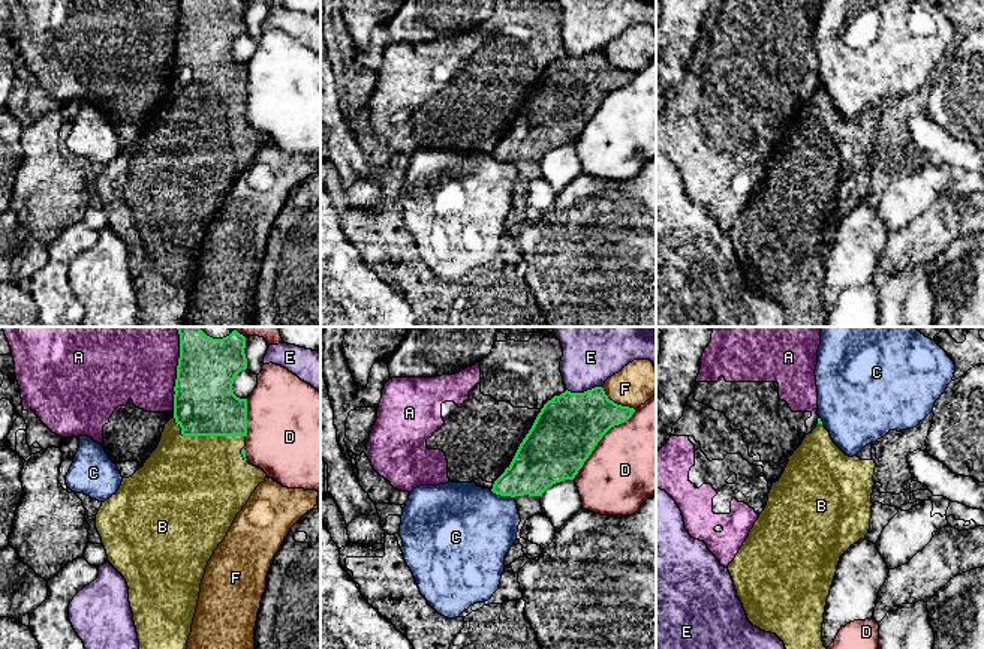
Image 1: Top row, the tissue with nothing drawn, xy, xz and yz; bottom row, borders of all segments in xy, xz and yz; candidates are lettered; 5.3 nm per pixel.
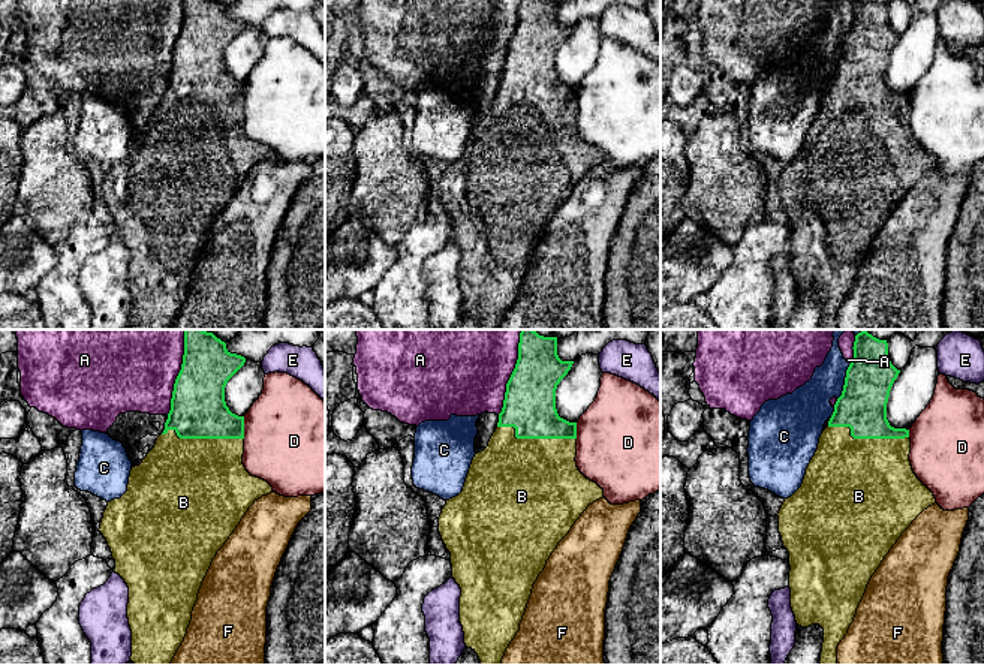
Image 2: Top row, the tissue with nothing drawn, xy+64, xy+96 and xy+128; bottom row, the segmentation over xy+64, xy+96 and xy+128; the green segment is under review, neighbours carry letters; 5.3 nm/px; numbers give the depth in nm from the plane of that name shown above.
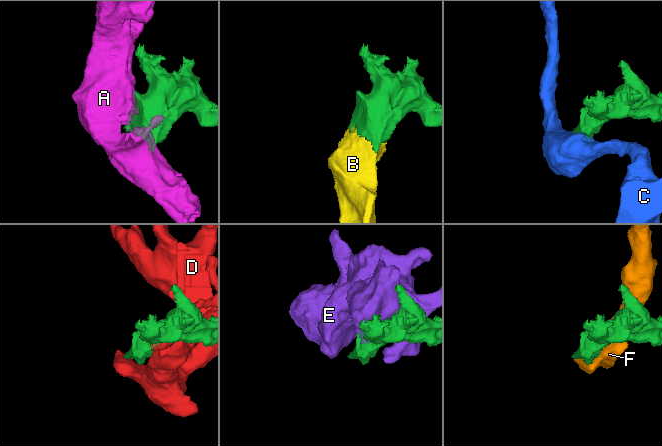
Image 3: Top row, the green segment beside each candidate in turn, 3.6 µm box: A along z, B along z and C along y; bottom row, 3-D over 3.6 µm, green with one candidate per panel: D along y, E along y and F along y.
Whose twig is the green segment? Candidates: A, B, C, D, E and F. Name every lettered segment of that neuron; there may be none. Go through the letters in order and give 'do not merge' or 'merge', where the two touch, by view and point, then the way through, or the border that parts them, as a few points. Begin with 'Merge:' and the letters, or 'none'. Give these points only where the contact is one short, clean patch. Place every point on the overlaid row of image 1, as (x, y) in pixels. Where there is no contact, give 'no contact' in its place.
Merge: B
A: do not merge | xy (177, 369)
B: merge | xy (204, 435)
C: do not merge | xz (502, 495)
D: do not merge | xz (601, 438)
E: do not merge | xz (584, 391)
F: do not merge | xz (616, 403)

